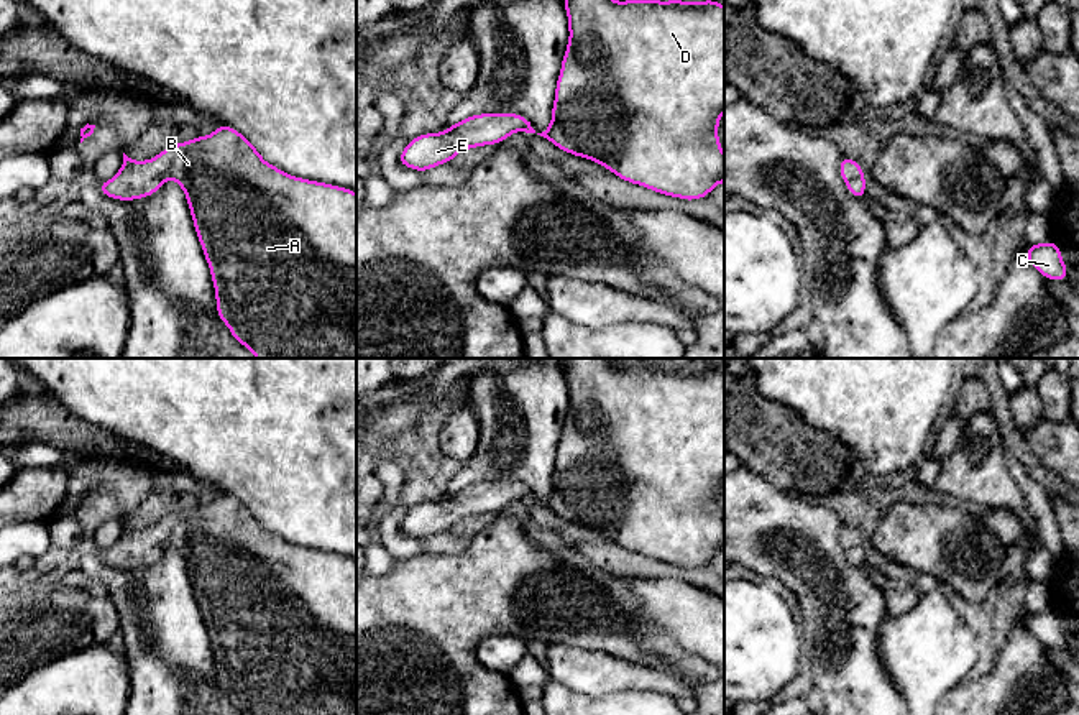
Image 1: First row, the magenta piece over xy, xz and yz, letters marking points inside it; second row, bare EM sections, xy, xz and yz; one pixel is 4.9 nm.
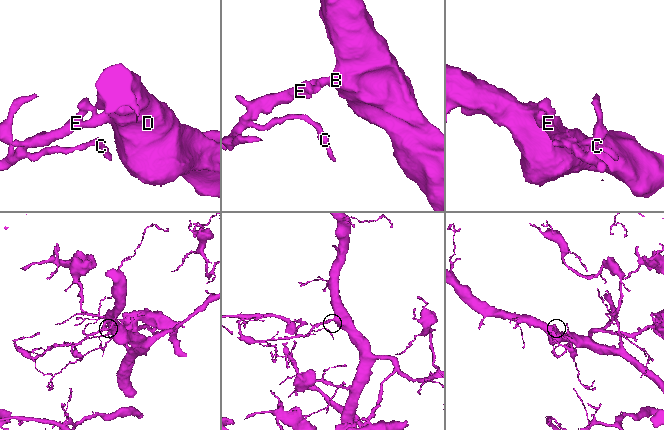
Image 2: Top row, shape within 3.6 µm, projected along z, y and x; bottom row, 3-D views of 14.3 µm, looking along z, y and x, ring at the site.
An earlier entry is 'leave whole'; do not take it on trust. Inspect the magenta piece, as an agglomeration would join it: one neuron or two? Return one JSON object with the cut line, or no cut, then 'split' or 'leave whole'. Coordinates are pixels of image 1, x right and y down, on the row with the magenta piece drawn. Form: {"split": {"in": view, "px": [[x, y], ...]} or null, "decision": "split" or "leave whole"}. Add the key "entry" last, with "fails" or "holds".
{"split": null, "decision": "leave whole", "entry": "holds"}

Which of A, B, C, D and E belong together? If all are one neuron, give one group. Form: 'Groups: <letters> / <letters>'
Groups: A B C D E

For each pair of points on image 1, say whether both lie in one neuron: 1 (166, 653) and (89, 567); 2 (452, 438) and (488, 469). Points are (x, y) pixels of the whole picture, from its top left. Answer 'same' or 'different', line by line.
1: same
2: different

